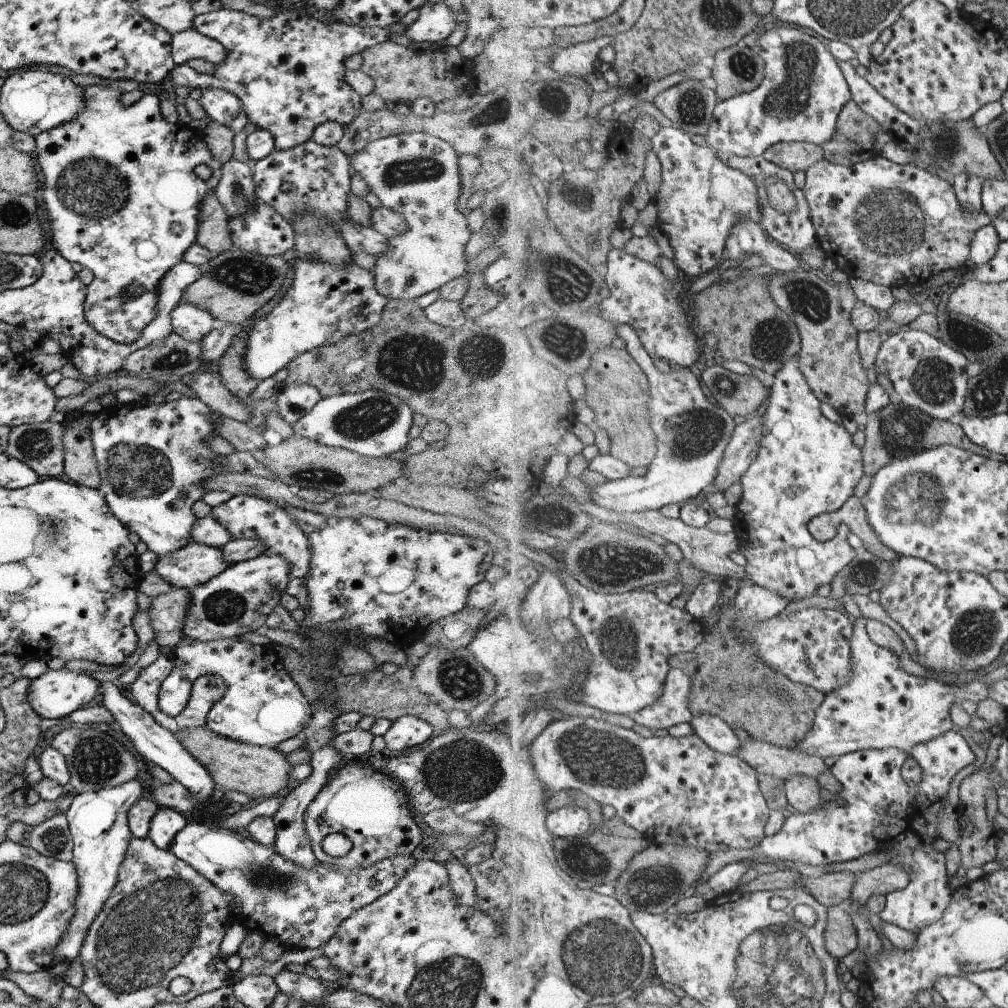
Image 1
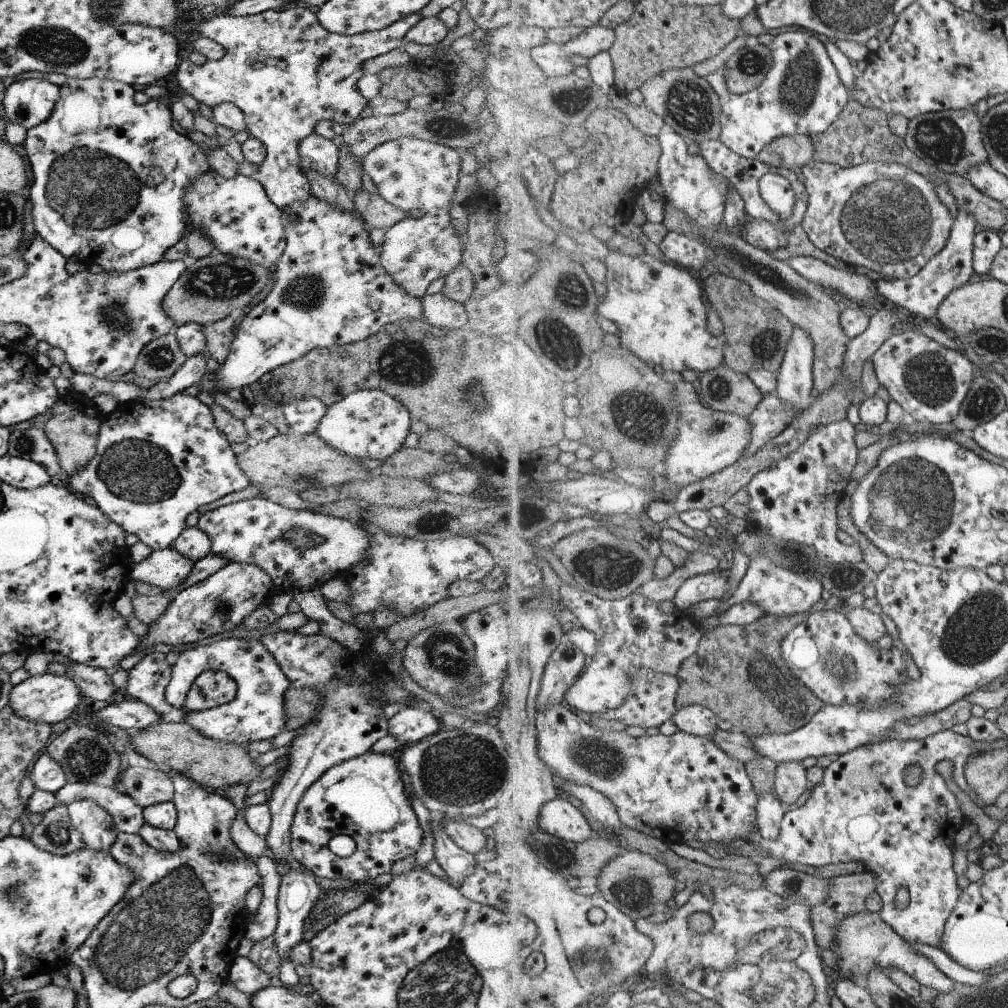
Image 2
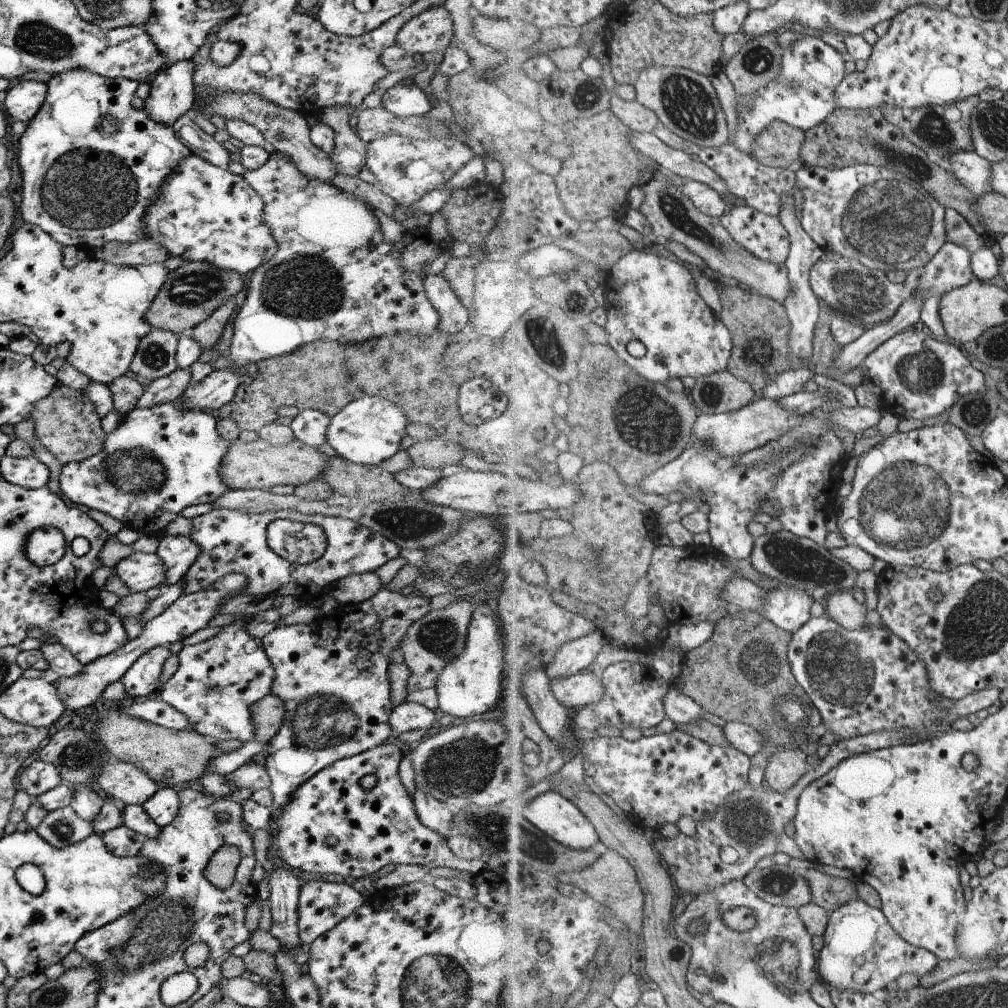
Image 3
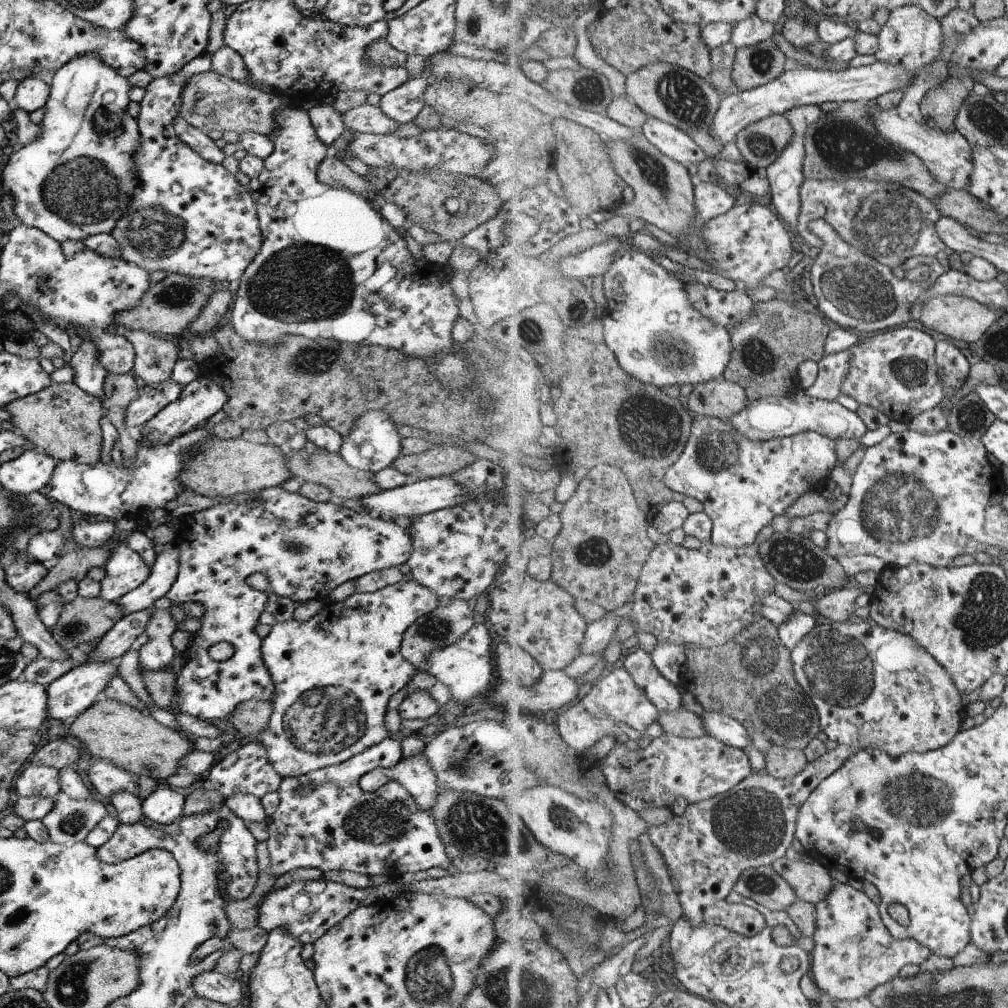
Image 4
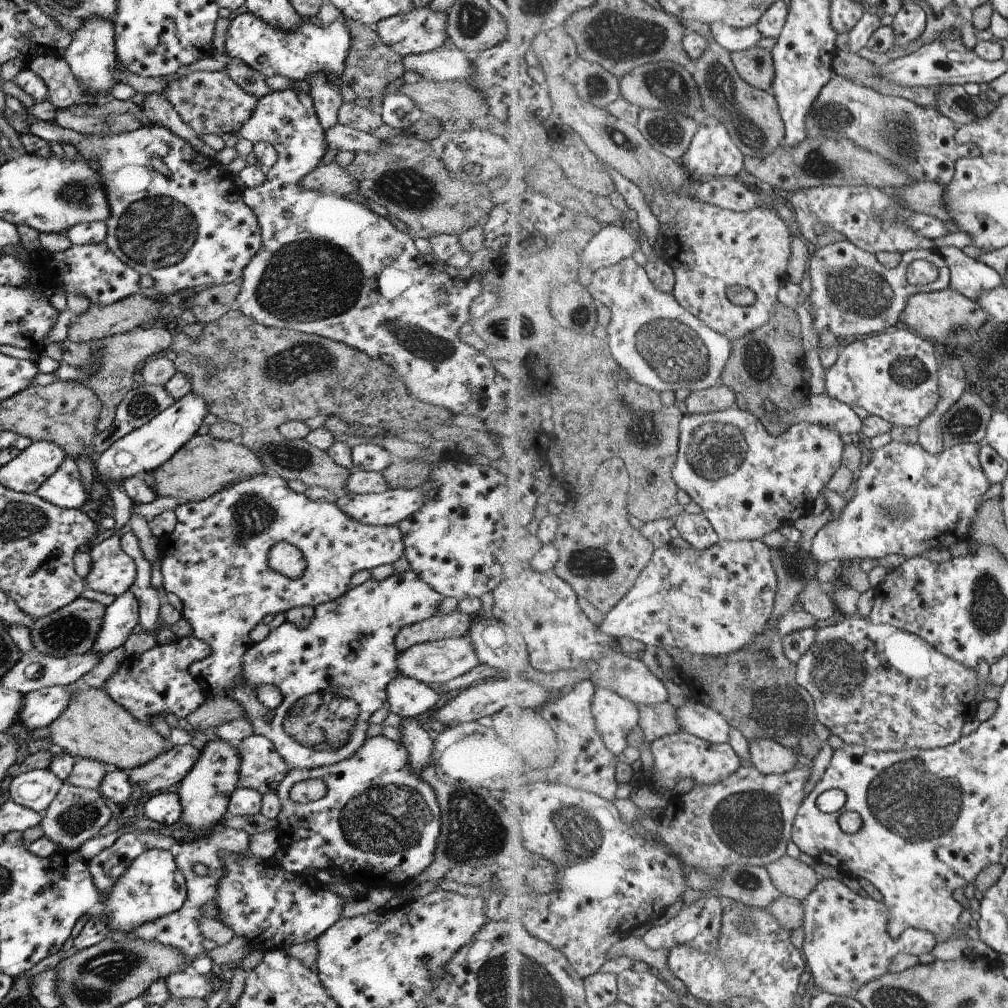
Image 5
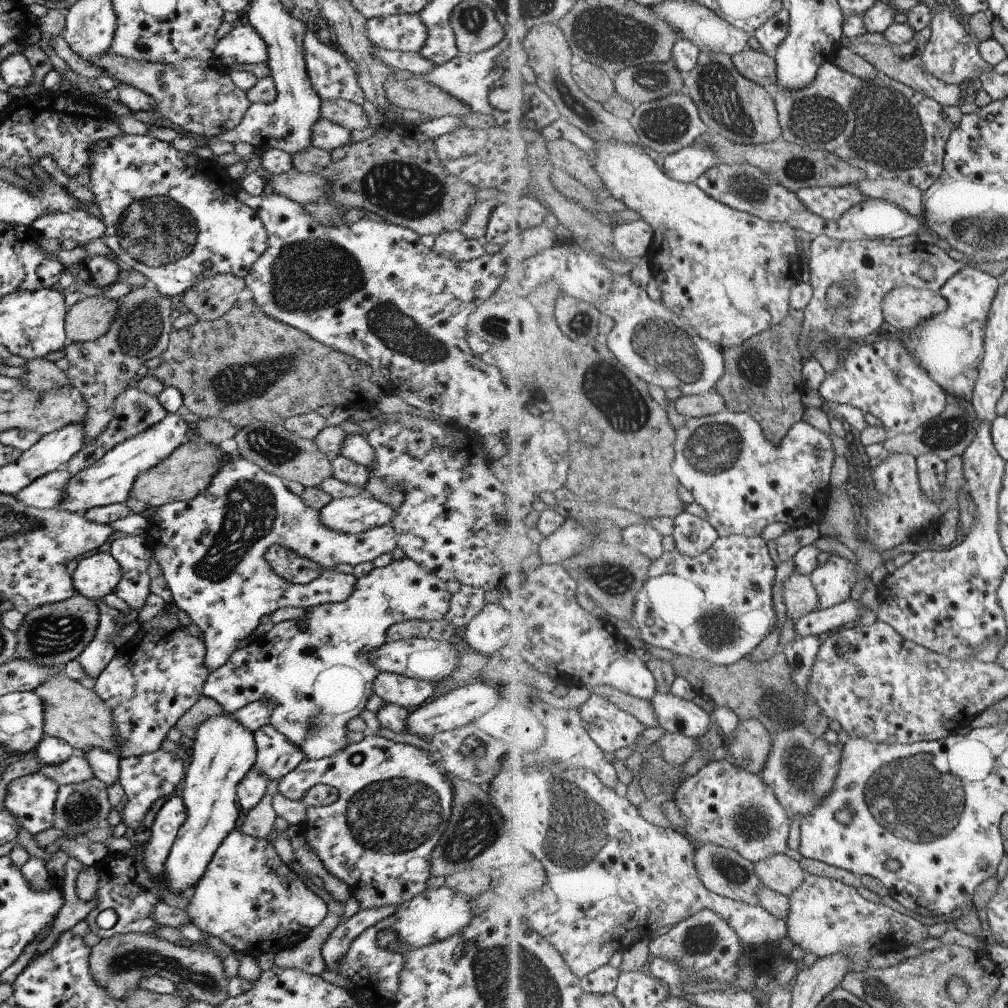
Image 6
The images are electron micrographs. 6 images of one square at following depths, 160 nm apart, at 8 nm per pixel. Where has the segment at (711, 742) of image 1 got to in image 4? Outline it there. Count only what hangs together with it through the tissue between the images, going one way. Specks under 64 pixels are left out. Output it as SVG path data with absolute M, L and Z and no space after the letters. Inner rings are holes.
M634 648L634 651L624 652L619 665L633 676L633 679L636 681L637 685L640 685L641 688L648 693L649 698L651 701L663 712L674 712L677 710L681 710L683 707L683 694L681 693L681 686L677 686L664 678L661 675L661 670L657 669L655 666L655 660L652 658L651 655L647 654L645 650L640 648Z

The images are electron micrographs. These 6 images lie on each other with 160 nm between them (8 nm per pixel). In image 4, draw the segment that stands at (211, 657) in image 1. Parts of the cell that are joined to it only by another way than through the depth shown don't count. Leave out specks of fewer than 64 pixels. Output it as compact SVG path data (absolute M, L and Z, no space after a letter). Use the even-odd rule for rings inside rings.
M280 486L257 491L253 504L214 504L207 510L181 518L178 525L173 539L179 552L178 572L165 597L172 603L198 602L203 606L203 615L200 618L201 628L194 633L191 646L183 652L183 665L177 671L174 695L181 713L203 721L227 720L241 702L270 700L273 694L273 682L261 660L261 639L254 632L259 615L265 608L267 592L247 586L247 576L264 574L269 585L267 591L289 598L294 604L323 601L344 582L406 563L412 550L407 532L393 520L359 514L337 504L312 502L298 492L285 492ZM219 642L227 642L233 647L233 656L224 662L214 662L207 654L209 647Z

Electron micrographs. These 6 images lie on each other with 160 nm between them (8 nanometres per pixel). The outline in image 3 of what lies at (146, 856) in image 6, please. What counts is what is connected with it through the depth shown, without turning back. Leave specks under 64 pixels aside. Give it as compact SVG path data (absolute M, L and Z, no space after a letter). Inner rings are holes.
M160 786L156 793L142 804L142 809L158 827L164 827L173 820L179 803L178 794L172 787Z

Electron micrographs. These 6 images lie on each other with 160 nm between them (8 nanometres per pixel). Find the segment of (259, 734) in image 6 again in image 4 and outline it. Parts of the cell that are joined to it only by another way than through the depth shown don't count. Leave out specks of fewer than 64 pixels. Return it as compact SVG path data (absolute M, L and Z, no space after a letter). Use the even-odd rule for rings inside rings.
M243 740L237 750L229 752L215 766L212 766L203 777L203 780L210 789L219 792L225 799L239 793L248 793L259 799L267 792L277 791L282 778L269 766L267 752L265 752L265 748L258 741Z

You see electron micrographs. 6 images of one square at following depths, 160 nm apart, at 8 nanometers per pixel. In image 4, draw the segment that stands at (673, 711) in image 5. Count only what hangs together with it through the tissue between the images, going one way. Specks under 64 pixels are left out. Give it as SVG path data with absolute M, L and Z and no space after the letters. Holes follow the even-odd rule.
M683 707L674 712L661 713L658 724L665 734L674 736L697 739L709 735L702 718Z

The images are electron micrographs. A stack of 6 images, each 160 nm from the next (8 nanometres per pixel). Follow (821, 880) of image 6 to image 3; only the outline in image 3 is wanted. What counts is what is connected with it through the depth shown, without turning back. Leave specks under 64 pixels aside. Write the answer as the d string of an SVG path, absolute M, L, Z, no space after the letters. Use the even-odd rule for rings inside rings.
M859 896L831 911L823 938L824 946L818 953L818 973L821 981L840 991L882 994L901 974L913 973L920 978L935 970L939 961L930 950L909 944L893 928L882 908L869 906Z

